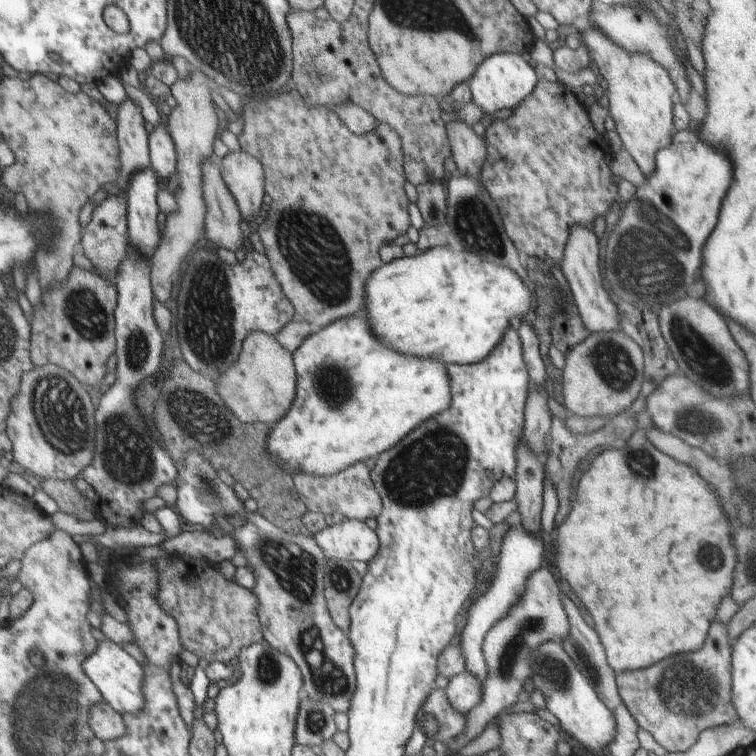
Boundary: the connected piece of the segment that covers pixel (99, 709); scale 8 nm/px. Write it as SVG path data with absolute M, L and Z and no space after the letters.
M107 701L99 702L91 708L91 726L95 736L106 742L127 734L125 717Z

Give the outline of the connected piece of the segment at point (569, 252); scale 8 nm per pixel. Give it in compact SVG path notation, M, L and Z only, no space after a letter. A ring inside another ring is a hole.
M579 224L569 228L568 240L564 243L561 252L560 271L568 284L577 314L583 322L583 328L590 334L617 330L619 327L619 314L611 298L605 294L605 288L601 286L601 274L599 274L599 256L597 256L597 242L595 234L589 228L583 228Z

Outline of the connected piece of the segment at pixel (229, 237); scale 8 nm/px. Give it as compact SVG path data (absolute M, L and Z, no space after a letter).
M210 158L199 164L199 170L201 198L205 204L205 238L211 240L216 248L221 246L235 251L243 244L243 234L239 228L242 216L235 199L221 178L220 168Z

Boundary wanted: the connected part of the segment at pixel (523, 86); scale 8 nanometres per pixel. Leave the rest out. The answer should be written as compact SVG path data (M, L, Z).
M499 52L489 56L489 59L479 65L476 74L468 80L472 103L483 114L495 114L497 111L515 108L519 102L523 102L532 94L535 82L537 80L533 68L521 58L520 54L511 52Z

